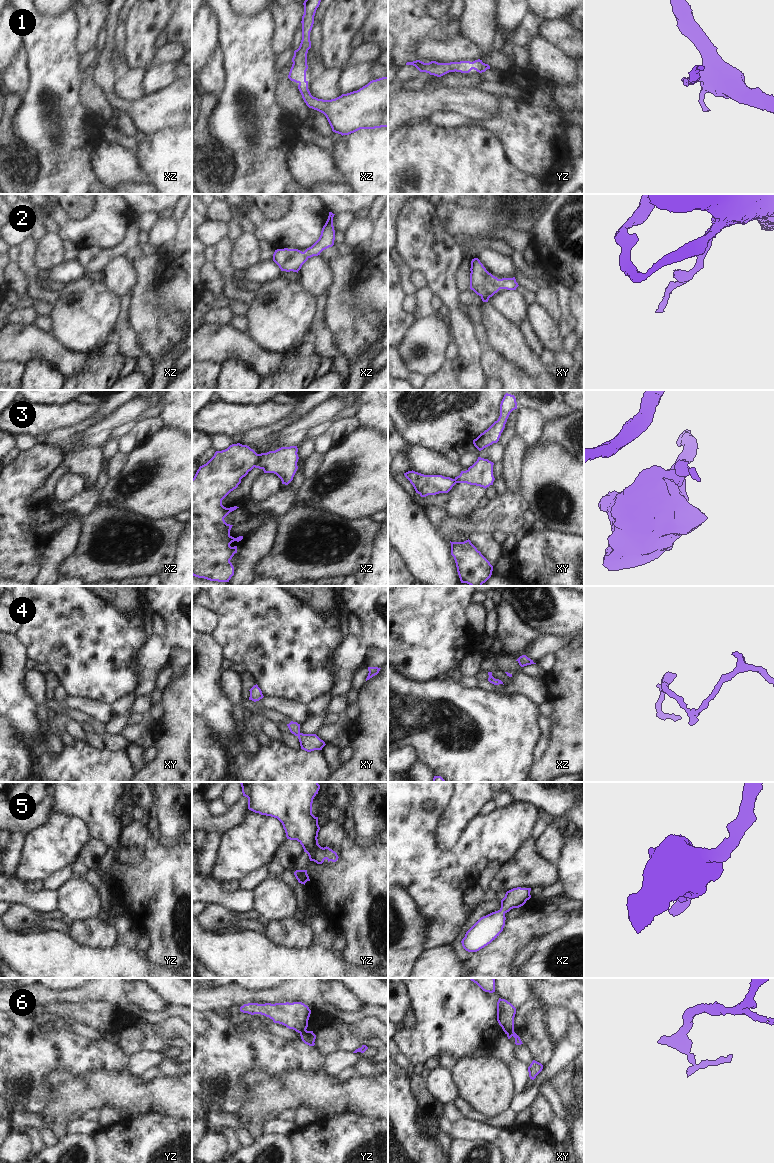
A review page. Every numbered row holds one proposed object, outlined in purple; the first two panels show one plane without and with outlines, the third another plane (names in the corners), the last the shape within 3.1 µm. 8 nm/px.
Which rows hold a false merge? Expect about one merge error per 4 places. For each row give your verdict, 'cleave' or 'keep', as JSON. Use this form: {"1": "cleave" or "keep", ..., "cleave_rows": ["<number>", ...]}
{"1": "keep", "2": "keep", "3": "cleave", "4": "keep", "5": "keep", "6": "cleave", "cleave_rows": ["3", "6"]}

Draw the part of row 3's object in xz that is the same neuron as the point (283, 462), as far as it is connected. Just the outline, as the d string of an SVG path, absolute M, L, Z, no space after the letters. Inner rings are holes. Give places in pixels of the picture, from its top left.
M297 446L281 447L275 451L259 454L259 459L254 465L262 469L264 473L274 473L288 485L298 469L298 448Z

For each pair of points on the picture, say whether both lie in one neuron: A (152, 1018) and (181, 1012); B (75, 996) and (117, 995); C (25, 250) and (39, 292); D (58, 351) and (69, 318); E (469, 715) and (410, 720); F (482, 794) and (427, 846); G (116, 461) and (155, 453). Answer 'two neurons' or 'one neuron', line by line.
A: one neuron
B: one neuron
C: one neuron
D: two neurons
E: one neuron
F: two neurons
G: two neurons

